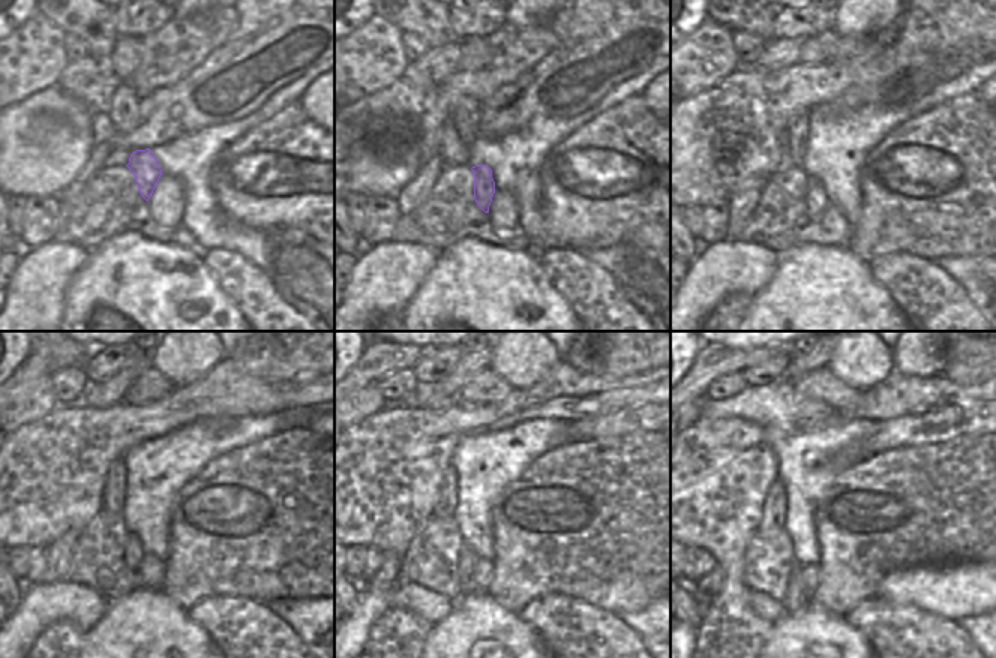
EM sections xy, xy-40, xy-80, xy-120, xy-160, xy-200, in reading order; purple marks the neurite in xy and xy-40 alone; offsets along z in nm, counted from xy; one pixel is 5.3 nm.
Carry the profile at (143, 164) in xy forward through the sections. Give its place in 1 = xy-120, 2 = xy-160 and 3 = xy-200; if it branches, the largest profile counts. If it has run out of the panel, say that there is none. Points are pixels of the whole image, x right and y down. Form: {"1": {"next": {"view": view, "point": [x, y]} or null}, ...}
{"1": {"next": {"view": "xy-120", "point": [134, 553]}}, "2": {"next": {"view": "xy-160", "point": [467, 559]}}, "3": {"next": {"view": "xy-200", "point": [797, 598]}}}

